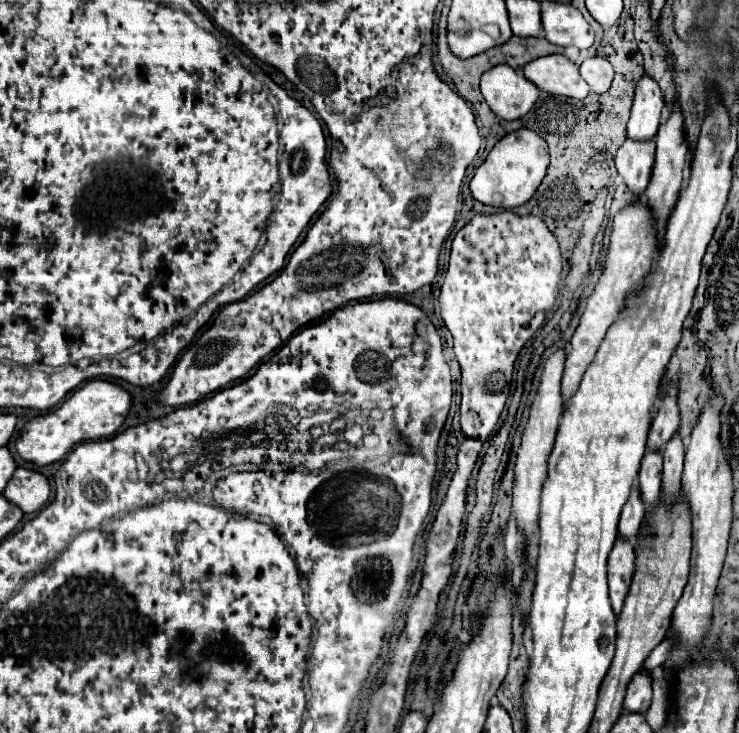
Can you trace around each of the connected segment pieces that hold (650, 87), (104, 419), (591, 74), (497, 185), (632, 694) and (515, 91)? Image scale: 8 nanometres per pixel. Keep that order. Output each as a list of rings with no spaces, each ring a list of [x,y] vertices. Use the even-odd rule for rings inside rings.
[[[644,75],[636,85],[636,95],[628,121],[628,139],[636,141],[654,139],[660,127],[662,109],[664,109],[664,95],[658,83]]]
[[[92,379],[70,395],[70,399],[66,399],[58,409],[30,419],[16,439],[16,449],[20,457],[30,463],[50,465],[64,459],[82,441],[112,437],[126,421],[130,407],[132,397],[124,387],[106,379]]]
[[[590,57],[580,65],[580,75],[594,93],[606,93],[614,79],[614,69],[604,57]]]
[[[526,127],[512,131],[494,145],[486,161],[476,169],[470,181],[472,197],[484,205],[494,205],[500,209],[518,207],[536,193],[536,187],[546,177],[548,165],[550,165],[548,143],[536,131],[530,131]]]
[[[642,667],[628,685],[624,709],[636,711],[636,713],[646,713],[646,709],[650,707],[650,701],[652,701],[652,673],[650,673],[650,669]]]
[[[508,65],[488,69],[480,79],[480,91],[490,109],[502,119],[520,119],[536,103],[540,89]]]

